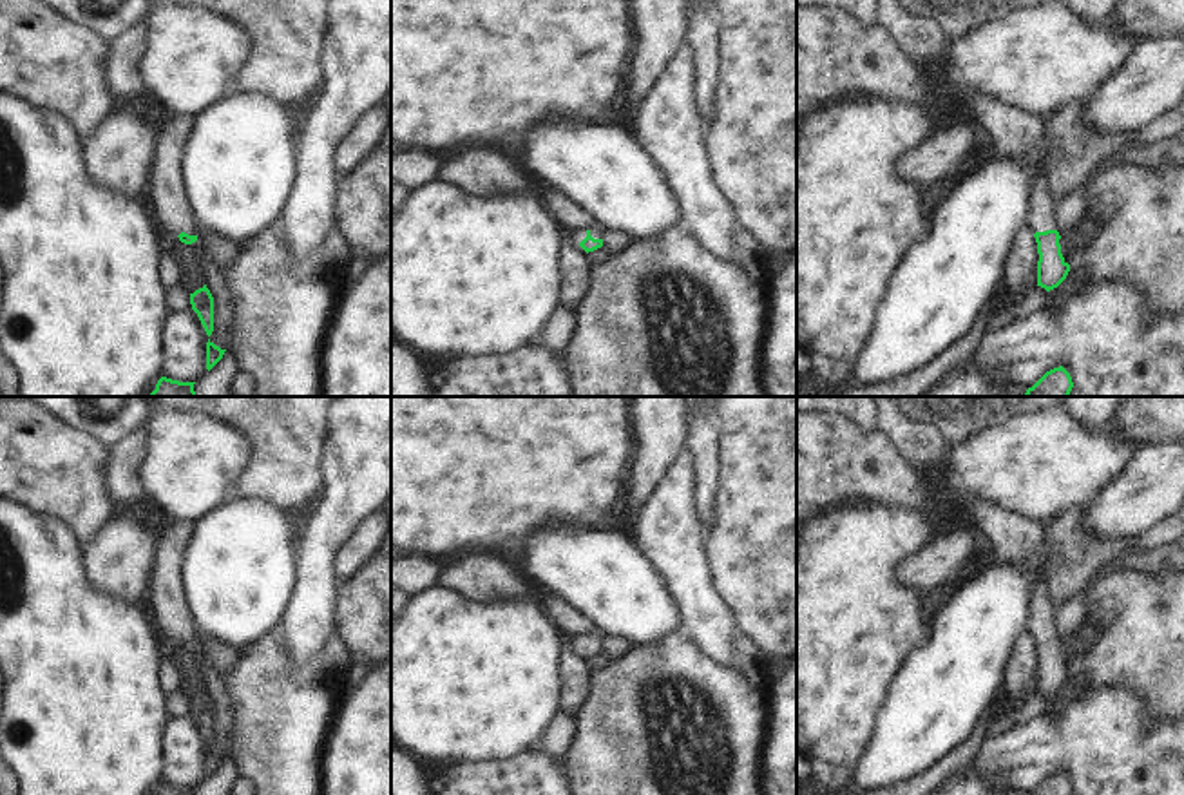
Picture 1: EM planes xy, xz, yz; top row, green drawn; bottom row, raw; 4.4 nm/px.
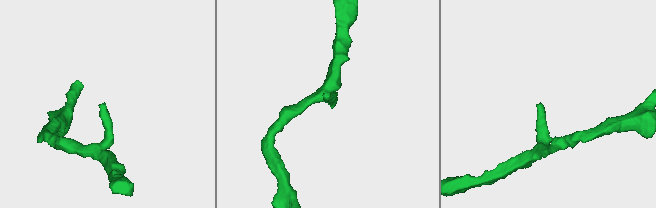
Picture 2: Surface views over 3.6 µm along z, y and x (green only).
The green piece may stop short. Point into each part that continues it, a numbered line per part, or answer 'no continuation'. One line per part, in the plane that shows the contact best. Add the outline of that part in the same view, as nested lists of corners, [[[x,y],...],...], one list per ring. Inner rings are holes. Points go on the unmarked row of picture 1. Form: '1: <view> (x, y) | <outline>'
1: xz (596, 636) | [[[594,630],[590,634],[579,634],[579,636],[572,636],[570,643],[576,650],[579,650],[588,639],[594,645],[601,645],[603,643],[605,634],[601,630]]]

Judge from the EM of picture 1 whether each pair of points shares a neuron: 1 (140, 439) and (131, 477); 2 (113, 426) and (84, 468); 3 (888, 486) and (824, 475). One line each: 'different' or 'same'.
1: same
2: different
3: same

